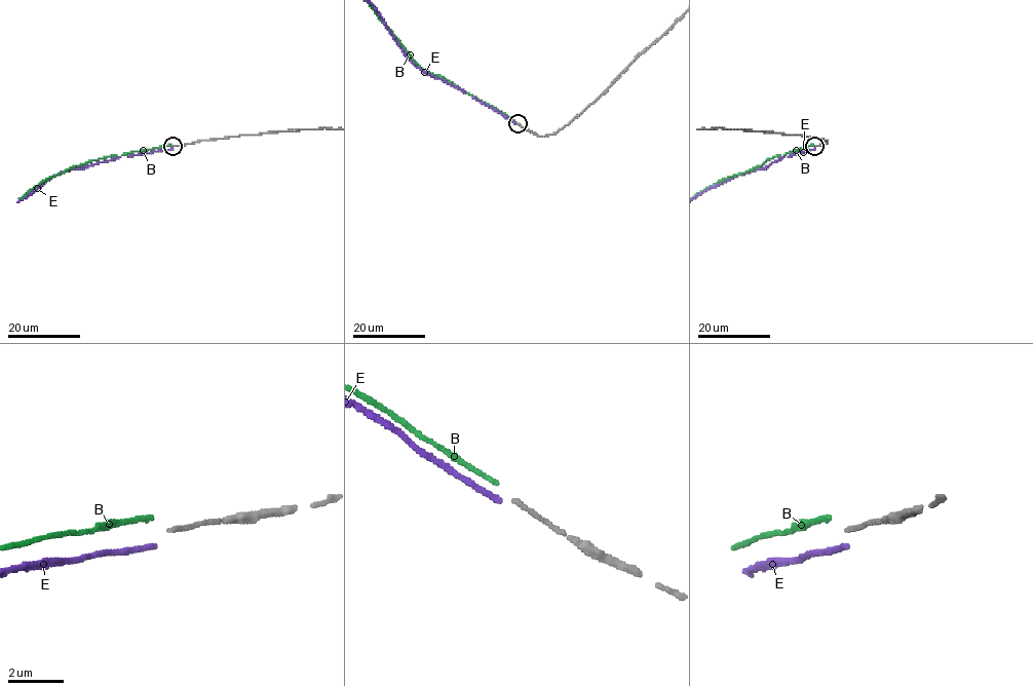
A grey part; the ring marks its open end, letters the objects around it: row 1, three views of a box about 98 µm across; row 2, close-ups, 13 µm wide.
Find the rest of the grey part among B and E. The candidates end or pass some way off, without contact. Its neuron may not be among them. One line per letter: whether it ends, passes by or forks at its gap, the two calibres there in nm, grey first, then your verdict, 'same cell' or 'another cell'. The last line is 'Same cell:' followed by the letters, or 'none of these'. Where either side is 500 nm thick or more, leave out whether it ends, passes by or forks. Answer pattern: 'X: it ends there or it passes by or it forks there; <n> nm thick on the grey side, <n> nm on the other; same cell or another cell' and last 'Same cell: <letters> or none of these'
B: it ends there; 150 nm thick on the grey side, 150 nm on the other; another cell
E: it ends there; 150 nm thick on the grey side, 190 nm on the other; another cell
Same cell: none of these

